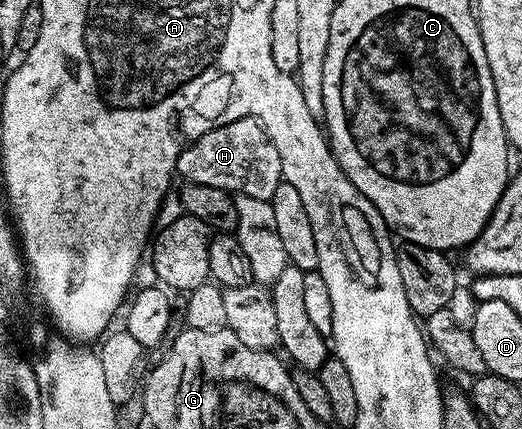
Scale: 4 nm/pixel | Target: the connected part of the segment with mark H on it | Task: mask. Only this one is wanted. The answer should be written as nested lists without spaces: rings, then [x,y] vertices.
[[[252,116],[219,126],[182,147],[175,172],[189,184],[211,186],[241,198],[266,202],[272,201],[273,191],[283,180],[281,159],[269,141],[269,133],[260,119]]]

